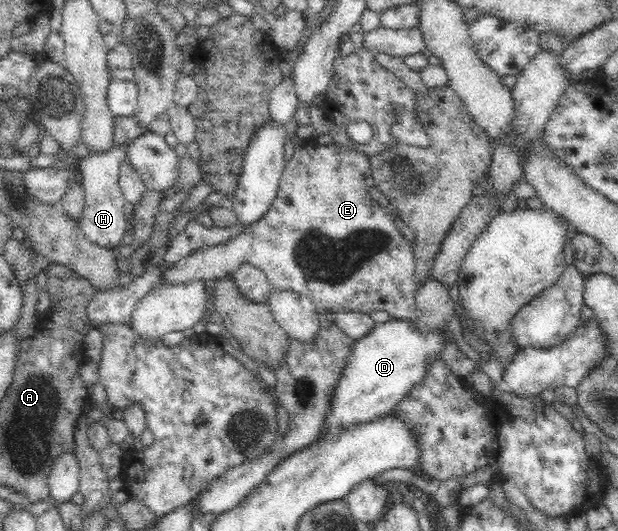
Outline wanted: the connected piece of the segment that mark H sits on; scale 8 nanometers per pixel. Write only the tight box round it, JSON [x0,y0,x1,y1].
[77,147,126,249]

